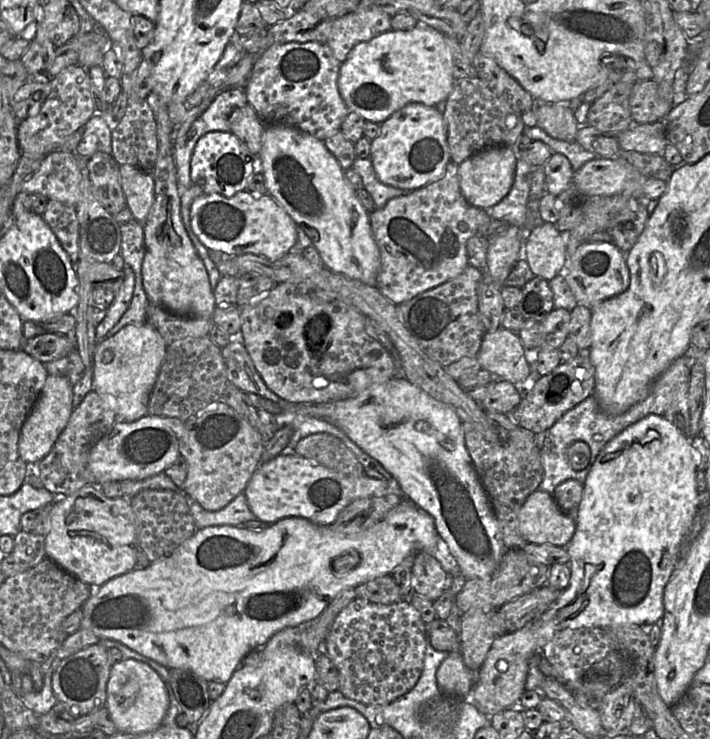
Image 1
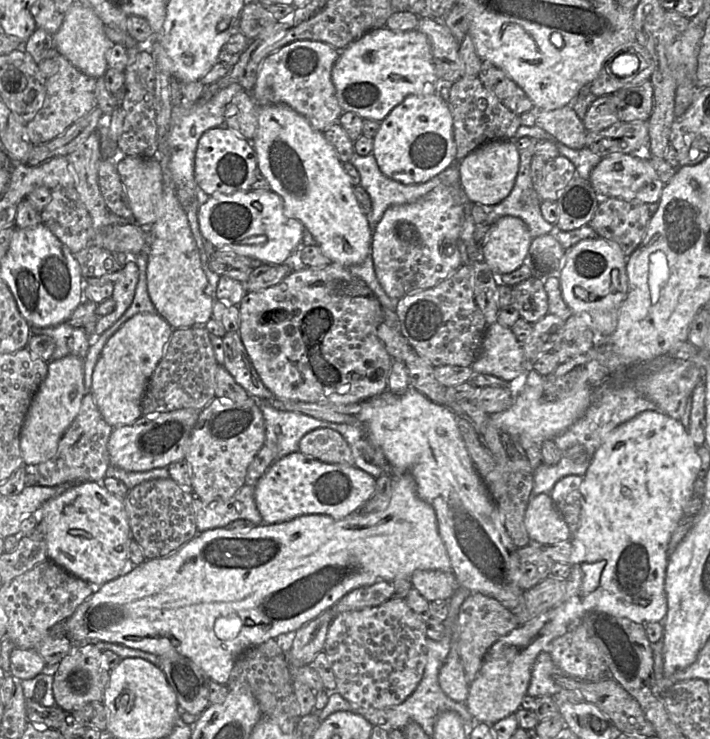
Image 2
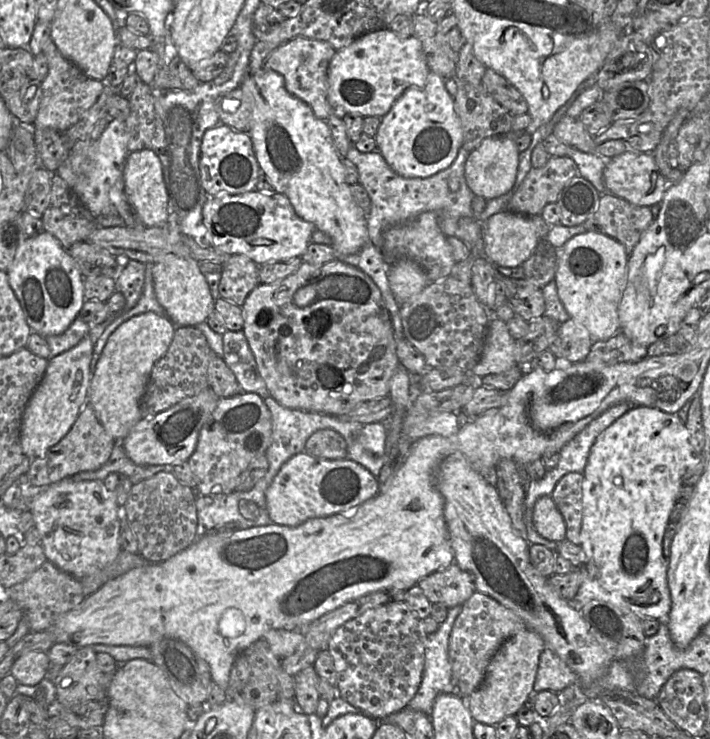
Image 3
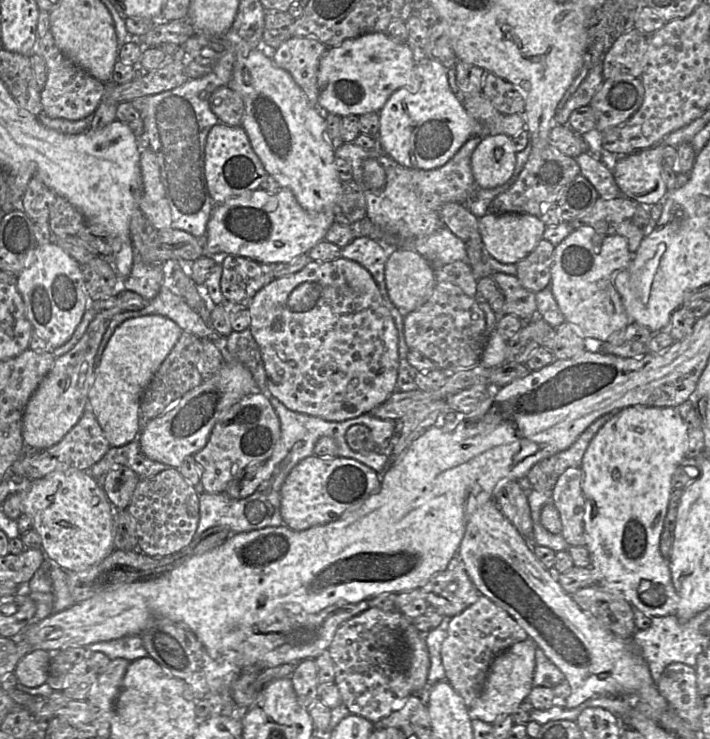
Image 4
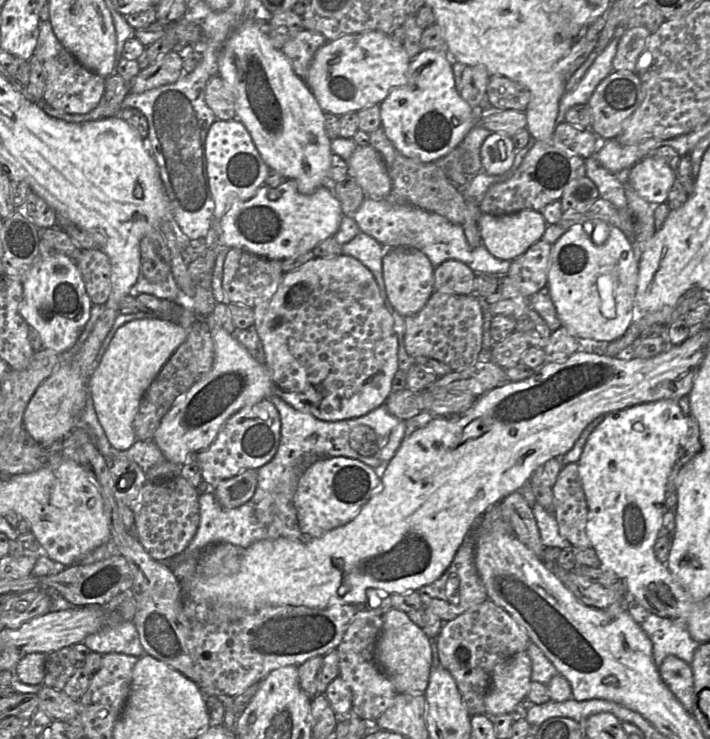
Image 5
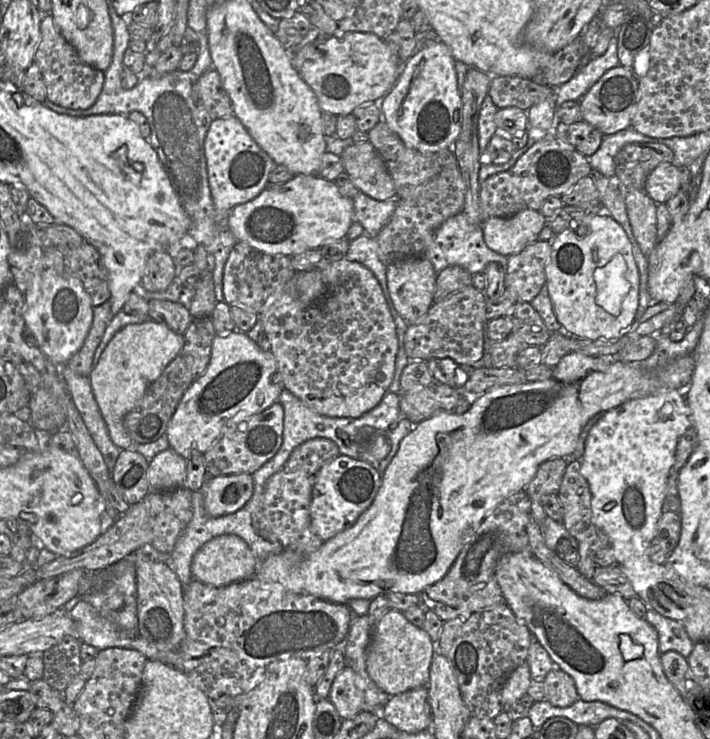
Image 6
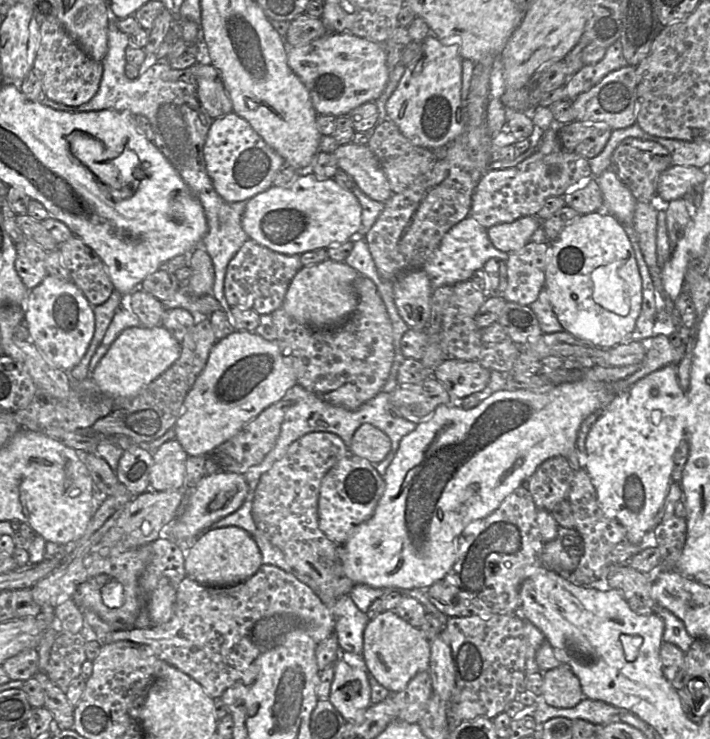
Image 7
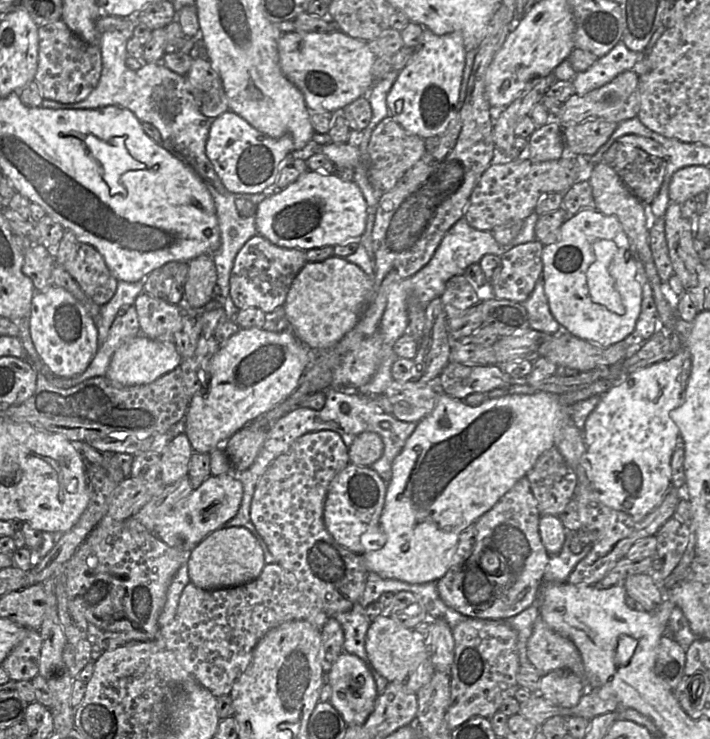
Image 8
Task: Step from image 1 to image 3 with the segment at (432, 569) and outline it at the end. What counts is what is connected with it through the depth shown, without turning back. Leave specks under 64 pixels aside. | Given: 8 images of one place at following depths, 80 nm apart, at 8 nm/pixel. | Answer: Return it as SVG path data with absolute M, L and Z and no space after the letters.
M455 562L420 579L417 586L431 604L440 603L448 609L462 606L476 591L472 575Z

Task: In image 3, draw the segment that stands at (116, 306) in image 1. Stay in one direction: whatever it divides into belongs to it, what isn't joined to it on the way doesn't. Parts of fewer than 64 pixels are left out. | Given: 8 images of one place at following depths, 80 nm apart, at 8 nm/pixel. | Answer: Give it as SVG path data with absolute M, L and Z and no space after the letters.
M131 259L120 276L116 279L115 291L120 292L125 297L125 306L123 310L117 313L111 313L111 315L102 323L105 327L107 327L116 317L129 311L137 304L144 288L145 268L145 263Z

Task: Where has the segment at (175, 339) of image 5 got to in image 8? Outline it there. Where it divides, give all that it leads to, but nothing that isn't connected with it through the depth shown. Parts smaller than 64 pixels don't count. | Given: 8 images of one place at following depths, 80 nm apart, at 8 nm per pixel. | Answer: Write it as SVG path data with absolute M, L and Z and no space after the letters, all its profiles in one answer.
M139 334L124 342L114 352L105 376L121 386L149 384L179 367L181 360L173 342L156 341Z

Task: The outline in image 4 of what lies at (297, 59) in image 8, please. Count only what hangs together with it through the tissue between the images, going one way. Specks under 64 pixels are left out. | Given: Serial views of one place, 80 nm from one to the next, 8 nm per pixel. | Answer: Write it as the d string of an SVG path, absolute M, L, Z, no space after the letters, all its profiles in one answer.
M371 32L328 48L318 72L318 107L340 117L379 112L398 89L414 81L416 62L407 43L399 43L384 32Z

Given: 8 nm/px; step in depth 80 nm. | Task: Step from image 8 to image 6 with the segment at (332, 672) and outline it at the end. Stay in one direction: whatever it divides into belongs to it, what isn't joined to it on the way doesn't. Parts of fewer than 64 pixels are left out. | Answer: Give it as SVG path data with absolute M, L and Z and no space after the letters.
M344 667L334 678L328 699L342 719L354 717L363 709L364 680L350 667Z

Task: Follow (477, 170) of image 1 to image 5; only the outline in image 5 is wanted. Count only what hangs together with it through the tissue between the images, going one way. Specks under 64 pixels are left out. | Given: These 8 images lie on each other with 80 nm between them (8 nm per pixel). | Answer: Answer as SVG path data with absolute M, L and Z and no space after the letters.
M492 132L480 148L483 171L489 175L499 175L510 169L516 150L512 139L500 132Z

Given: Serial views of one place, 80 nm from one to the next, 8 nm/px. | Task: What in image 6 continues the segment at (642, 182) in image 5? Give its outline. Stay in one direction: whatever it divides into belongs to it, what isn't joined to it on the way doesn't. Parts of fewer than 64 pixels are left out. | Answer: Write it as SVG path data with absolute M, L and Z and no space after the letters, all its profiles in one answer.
M662 162L648 175L644 191L657 204L666 203L681 189L682 167Z

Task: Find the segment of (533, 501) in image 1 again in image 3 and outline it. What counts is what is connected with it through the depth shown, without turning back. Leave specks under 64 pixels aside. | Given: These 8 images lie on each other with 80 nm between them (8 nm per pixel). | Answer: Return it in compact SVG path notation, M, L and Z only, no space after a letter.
M550 495L536 501L532 520L536 531L545 539L554 542L566 539L564 518Z

